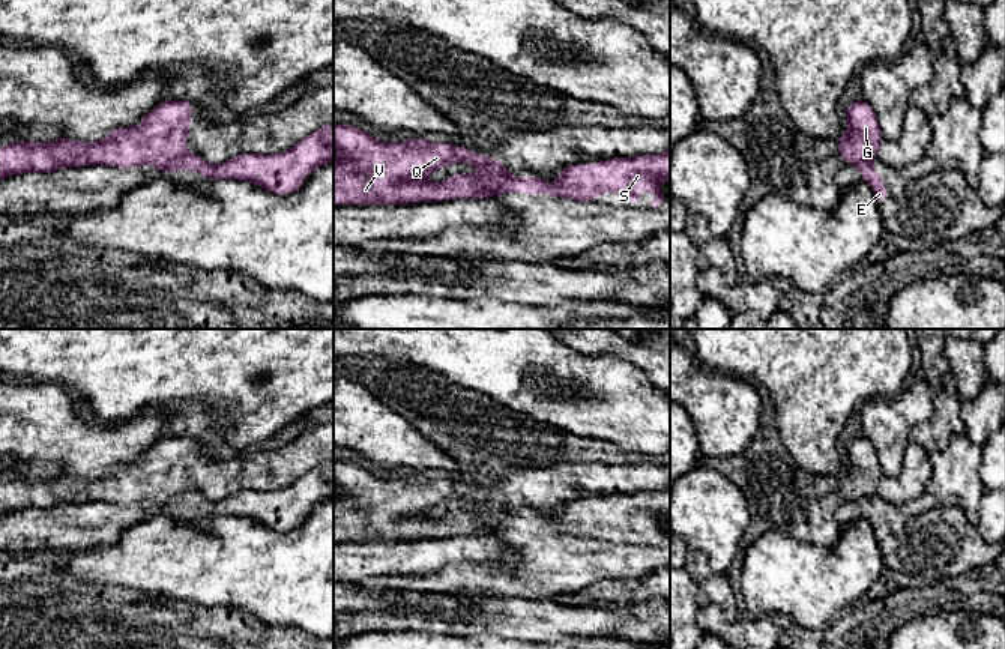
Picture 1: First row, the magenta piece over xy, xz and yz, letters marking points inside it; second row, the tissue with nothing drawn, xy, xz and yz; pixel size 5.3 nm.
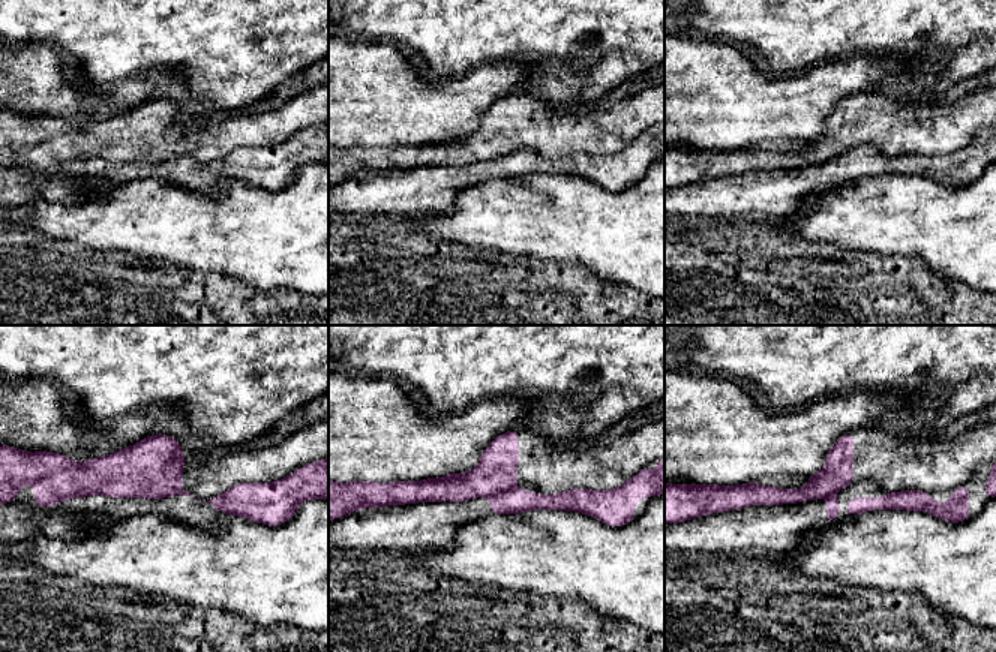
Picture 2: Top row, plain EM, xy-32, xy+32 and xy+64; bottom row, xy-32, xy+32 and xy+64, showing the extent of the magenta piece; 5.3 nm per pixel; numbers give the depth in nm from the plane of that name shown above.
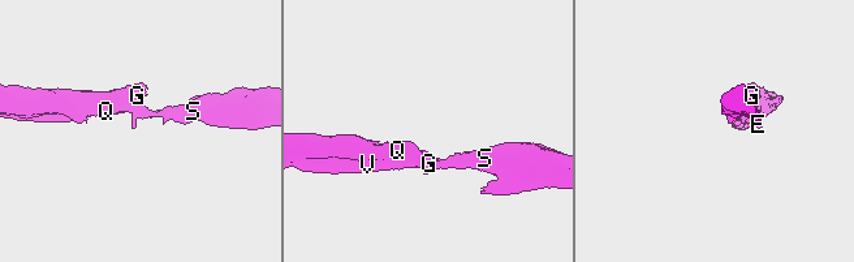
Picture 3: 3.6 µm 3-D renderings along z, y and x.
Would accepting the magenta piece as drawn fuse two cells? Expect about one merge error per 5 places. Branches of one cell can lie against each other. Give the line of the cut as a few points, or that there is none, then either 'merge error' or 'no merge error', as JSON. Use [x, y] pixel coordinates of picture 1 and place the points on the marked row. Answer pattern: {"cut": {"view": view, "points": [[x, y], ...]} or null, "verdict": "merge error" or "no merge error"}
{"cut": {"view": "xy", "points": [[188, 152], [159, 167]]}, "verdict": "merge error"}

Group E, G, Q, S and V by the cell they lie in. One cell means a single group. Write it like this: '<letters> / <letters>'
E S / G Q V

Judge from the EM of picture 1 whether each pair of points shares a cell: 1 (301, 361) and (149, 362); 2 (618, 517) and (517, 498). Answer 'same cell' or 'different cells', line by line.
1: same cell
2: different cells

